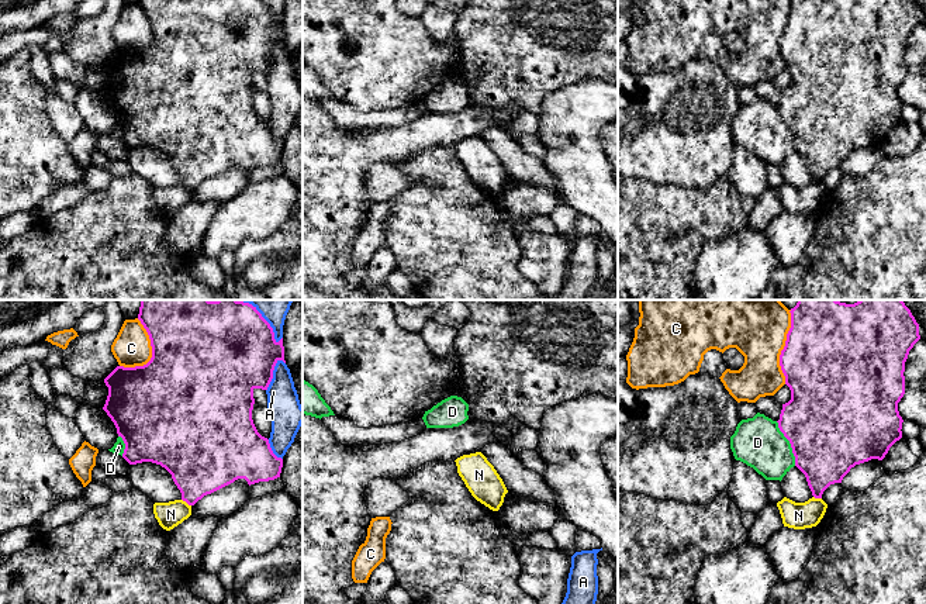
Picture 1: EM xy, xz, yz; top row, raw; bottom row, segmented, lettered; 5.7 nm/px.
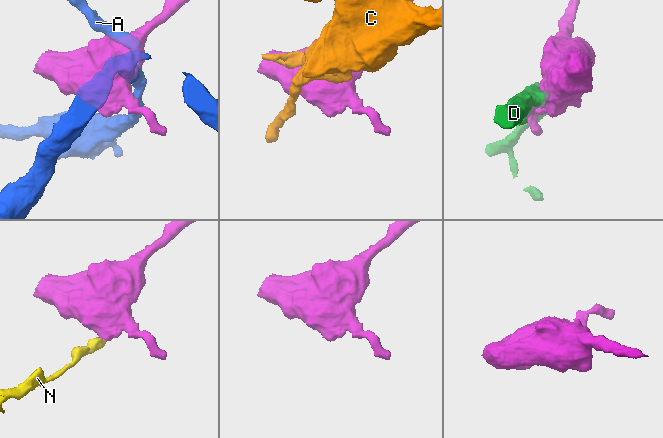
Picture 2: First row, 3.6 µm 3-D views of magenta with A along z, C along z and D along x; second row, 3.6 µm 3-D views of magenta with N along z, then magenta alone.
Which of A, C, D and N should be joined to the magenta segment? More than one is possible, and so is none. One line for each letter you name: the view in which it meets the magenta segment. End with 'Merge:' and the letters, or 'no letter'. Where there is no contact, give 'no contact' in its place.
Merge: no letter

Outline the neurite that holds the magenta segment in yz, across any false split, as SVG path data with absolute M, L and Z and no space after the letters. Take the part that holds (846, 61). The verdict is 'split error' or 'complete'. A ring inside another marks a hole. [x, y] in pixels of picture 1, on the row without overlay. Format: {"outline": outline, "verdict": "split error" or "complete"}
{"outline": "M791 0L780 39L791 84L777 107L815 183L856 149L882 145L902 122L898 87L905 79L905 46L919 24L913 0Z", "verdict": "complete"}

